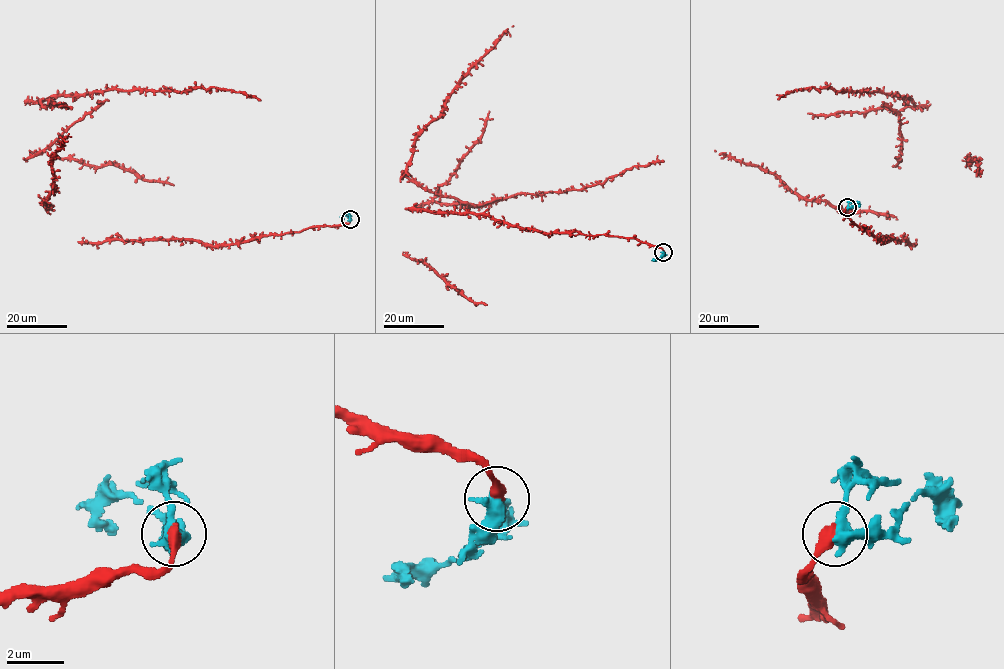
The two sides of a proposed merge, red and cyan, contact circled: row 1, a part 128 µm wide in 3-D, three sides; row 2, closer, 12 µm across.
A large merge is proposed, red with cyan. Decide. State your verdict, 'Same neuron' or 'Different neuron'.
Different neuron

